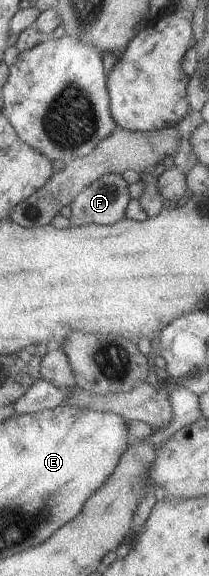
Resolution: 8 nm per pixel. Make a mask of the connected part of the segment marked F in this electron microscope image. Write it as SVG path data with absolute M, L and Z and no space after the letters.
M120 174L103 175L74 196L69 225L112 225L124 218L130 201L128 185Z

